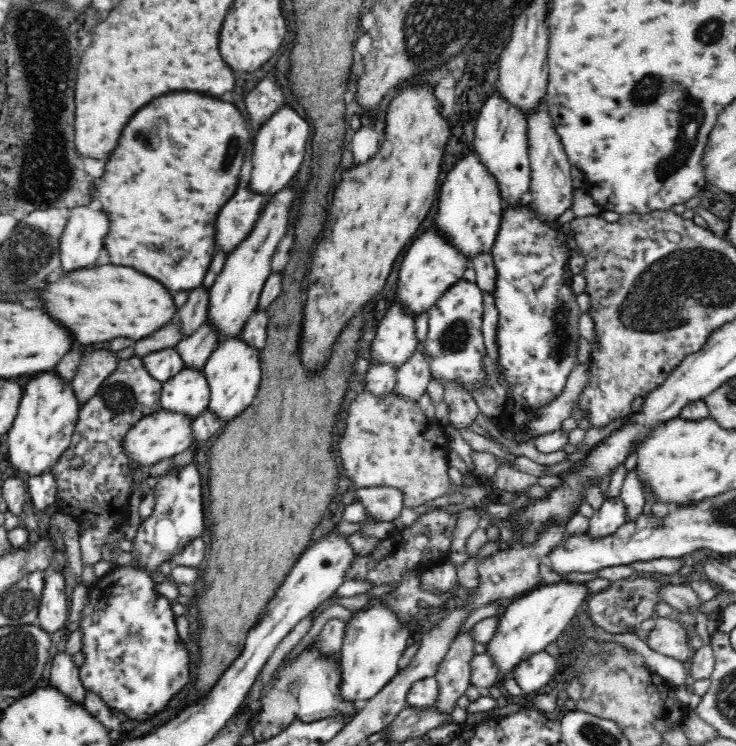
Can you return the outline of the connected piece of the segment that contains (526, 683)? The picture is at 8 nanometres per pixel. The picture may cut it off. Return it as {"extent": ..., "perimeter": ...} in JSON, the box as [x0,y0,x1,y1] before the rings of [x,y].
{"extent":[512,650,556,694],"perimeter":[[[544,650],[522,661],[515,668],[512,679],[522,689],[521,694],[538,693],[552,685],[555,668],[556,659]]]}

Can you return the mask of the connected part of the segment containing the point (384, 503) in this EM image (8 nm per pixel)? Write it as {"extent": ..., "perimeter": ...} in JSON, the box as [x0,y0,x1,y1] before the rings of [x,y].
{"extent":[354,488,403,522],"perimeter":[[[360,488],[356,489],[354,502],[362,504],[367,519],[378,522],[394,522],[403,511],[403,499],[394,488]]]}

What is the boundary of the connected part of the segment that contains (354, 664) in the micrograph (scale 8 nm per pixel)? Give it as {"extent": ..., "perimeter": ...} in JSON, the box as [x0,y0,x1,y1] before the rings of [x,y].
{"extent":[340,602,409,706],"perimeter":[[[374,602],[368,610],[360,610],[345,626],[340,658],[340,697],[356,706],[373,699],[400,672],[398,660],[409,644],[408,638],[408,628],[392,610]]]}

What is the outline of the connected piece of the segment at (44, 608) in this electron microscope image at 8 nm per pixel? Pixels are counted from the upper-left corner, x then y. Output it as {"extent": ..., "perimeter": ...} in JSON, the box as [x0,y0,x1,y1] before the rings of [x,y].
{"extent":[37,571,68,634],"perimeter":[[[54,571],[45,576],[44,596],[37,616],[38,627],[48,634],[60,633],[68,618],[68,598],[64,586],[64,575]]]}

